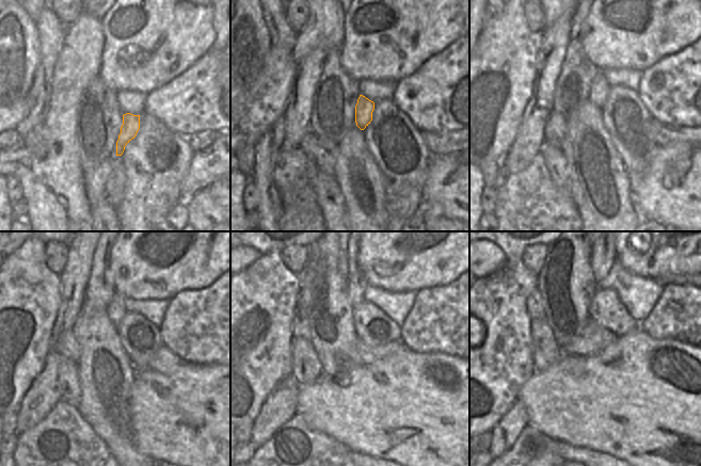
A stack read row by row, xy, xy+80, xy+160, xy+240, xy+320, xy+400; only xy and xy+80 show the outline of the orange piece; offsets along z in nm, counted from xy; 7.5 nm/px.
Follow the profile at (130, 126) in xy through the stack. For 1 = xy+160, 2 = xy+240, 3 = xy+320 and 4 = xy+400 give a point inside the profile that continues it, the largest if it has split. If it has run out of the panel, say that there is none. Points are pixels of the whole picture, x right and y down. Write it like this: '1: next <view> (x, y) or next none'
1: next xy+160 (600, 90)
2: next xy+240 (116, 308)
3: next xy+320 (356, 284)
4: next xy+400 (604, 253)

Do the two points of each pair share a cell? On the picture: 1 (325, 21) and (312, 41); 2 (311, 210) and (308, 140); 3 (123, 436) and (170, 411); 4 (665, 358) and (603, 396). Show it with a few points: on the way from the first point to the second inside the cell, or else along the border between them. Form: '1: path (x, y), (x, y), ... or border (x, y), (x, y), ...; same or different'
1: path (325, 26), (315, 36); same
2: path (306, 193), (309, 157); same
3: border (128, 407), (132, 444), (142, 454); different
4: path (650, 373), (627, 396), (618, 396); same

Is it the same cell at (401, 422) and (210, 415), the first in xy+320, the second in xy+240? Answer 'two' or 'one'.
one

